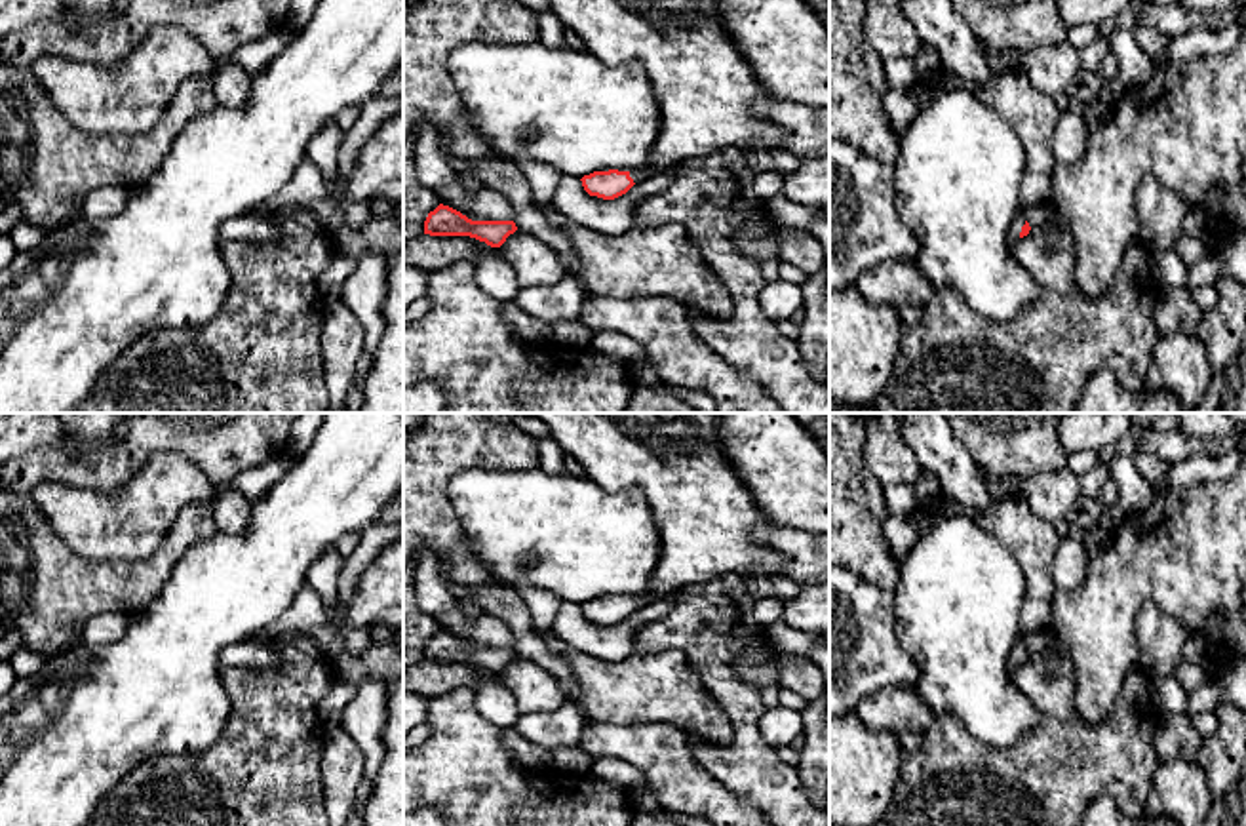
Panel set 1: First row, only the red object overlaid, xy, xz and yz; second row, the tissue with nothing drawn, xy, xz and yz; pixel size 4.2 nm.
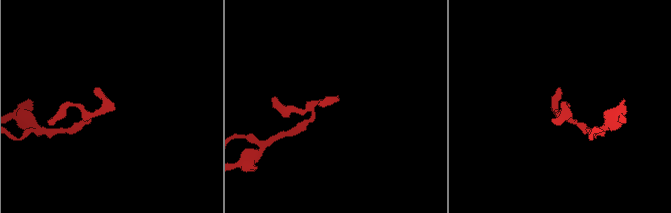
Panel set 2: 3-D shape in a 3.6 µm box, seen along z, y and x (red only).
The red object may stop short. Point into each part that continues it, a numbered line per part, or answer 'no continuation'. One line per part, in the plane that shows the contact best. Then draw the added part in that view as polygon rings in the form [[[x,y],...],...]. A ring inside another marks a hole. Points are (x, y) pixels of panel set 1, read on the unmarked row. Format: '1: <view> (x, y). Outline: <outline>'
1: yz (1018, 648). Outline: [[[1022,638],[1014,643],[1012,651],[1010,651],[1010,657],[1008,657],[1008,664],[1010,668],[1018,668],[1020,666],[1020,659],[1022,659],[1022,653],[1025,651],[1025,645],[1022,641]]]

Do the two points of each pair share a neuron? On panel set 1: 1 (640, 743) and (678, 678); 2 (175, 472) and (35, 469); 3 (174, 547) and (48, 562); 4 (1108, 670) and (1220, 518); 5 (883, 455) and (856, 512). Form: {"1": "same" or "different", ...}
{"1": "different", "2": "different", "3": "same", "4": "same", "5": "different"}

